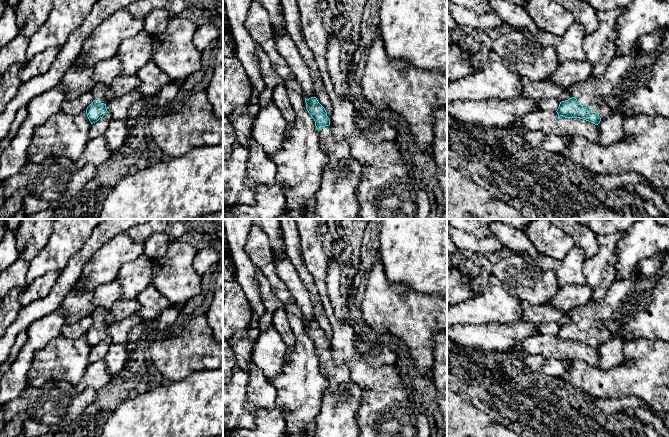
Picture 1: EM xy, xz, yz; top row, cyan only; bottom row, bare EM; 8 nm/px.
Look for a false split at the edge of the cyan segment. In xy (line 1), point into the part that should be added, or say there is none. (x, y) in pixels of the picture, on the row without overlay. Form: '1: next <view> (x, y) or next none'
1: next none

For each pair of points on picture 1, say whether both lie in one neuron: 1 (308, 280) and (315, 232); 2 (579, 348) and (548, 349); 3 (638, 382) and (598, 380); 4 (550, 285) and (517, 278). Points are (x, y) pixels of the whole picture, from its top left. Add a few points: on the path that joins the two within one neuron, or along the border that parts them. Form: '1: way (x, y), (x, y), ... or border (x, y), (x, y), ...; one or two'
1: border (301, 250), (306, 269), (313, 278), (318, 294); two
2: way (571, 349), (556, 349); one
3: way (628, 382), (608, 382); one
4: way (542, 285), (530, 285), (525, 281); one

